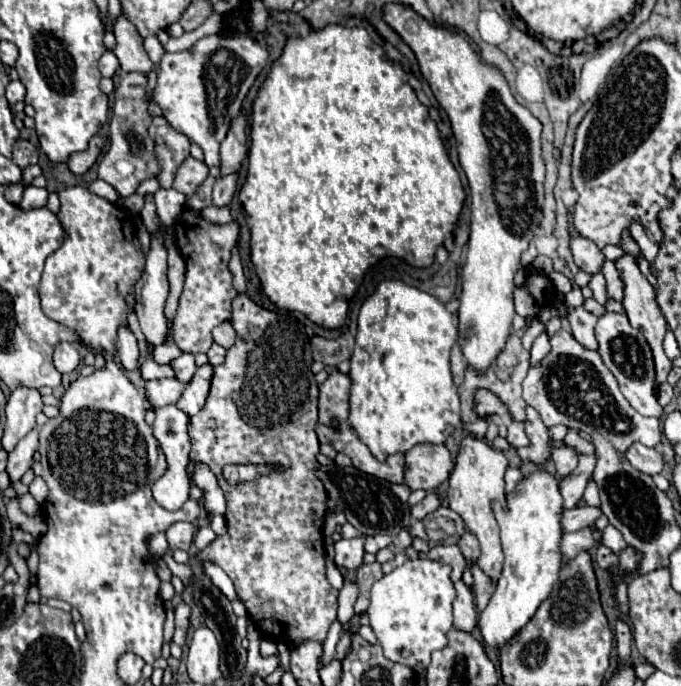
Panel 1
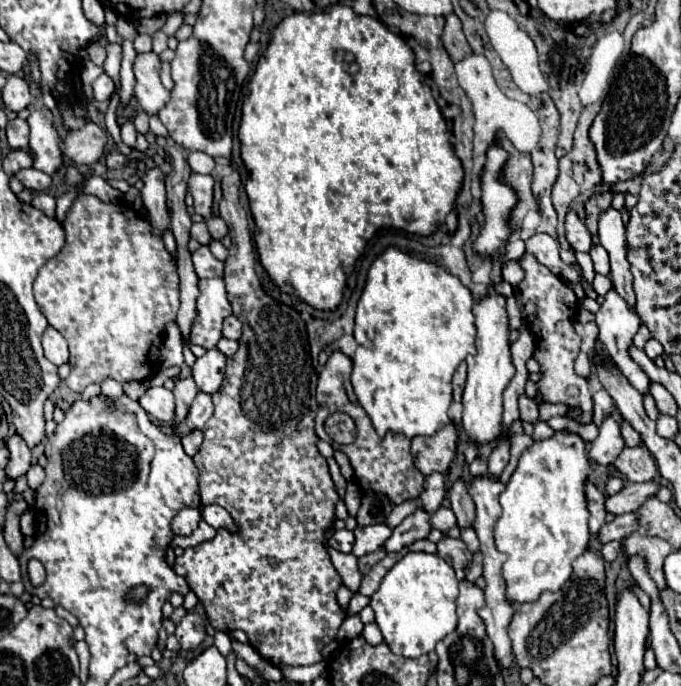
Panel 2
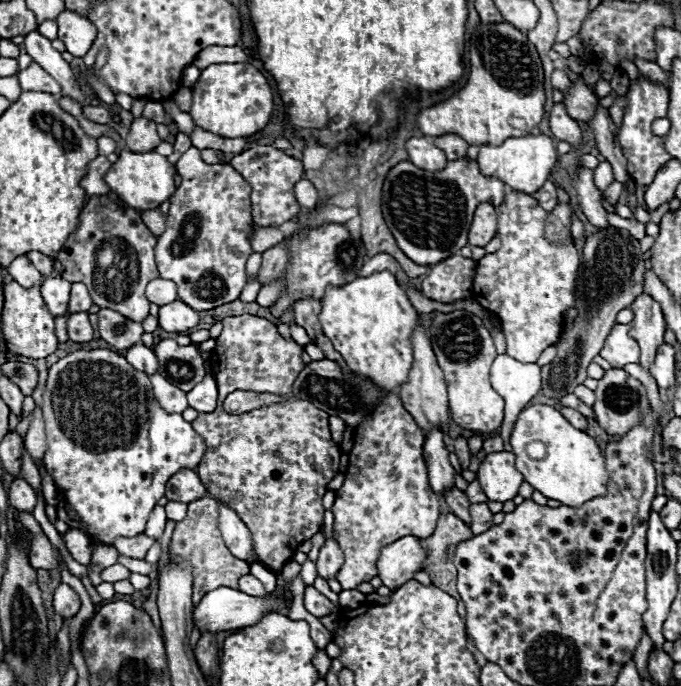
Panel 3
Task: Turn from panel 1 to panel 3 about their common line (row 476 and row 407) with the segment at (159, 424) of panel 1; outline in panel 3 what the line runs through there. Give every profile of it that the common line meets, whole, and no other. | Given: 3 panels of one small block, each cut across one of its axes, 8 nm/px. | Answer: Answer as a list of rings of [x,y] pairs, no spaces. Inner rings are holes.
[[[154,374],[150,376],[152,380],[152,392],[156,402],[168,412],[168,414],[182,414],[188,408],[186,402],[186,392],[182,392],[180,388],[174,388],[164,376]]]

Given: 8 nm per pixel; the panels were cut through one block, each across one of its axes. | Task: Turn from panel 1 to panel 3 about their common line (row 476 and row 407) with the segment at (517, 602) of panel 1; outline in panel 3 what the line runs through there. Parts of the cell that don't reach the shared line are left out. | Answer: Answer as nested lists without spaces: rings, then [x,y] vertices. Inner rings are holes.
[[[534,404],[534,406],[522,408],[514,424],[510,442],[516,454],[518,472],[522,472],[524,480],[532,484],[538,492],[542,492],[546,498],[558,500],[566,506],[582,506],[584,502],[606,494],[608,474],[604,468],[604,456],[598,444],[586,432],[574,428],[560,414],[558,408],[548,404]],[[536,440],[546,444],[544,460],[534,460],[526,454],[526,446]]]

